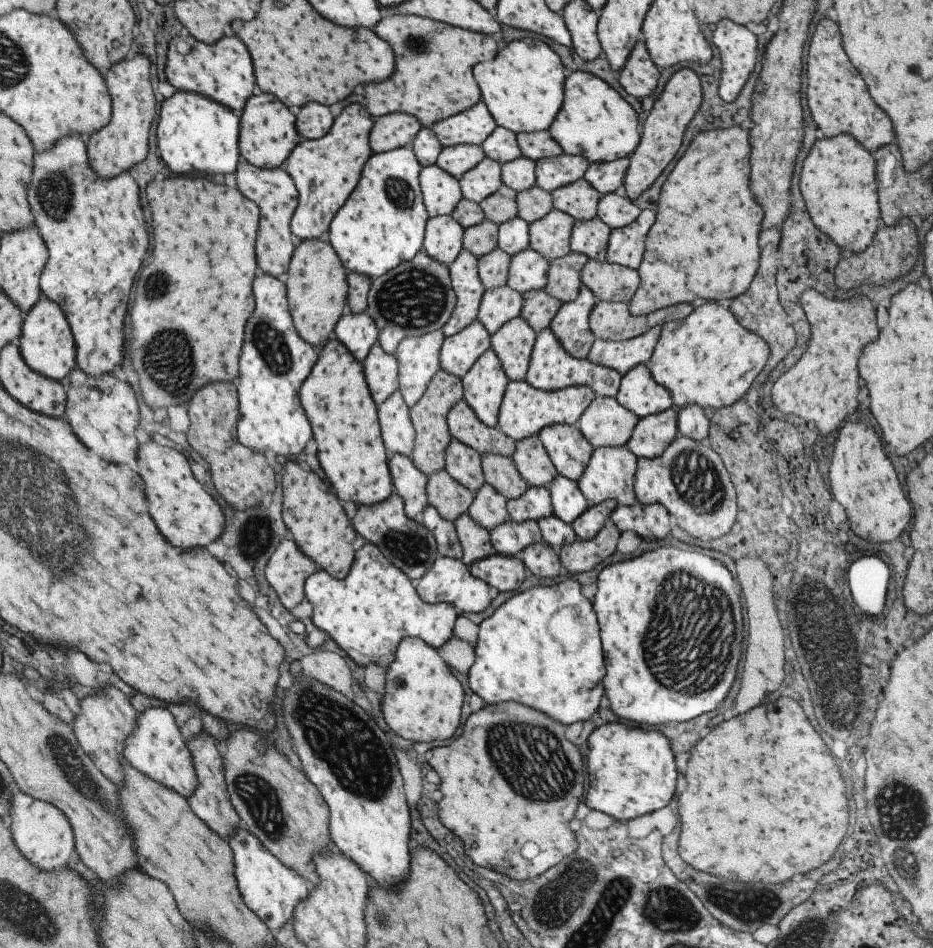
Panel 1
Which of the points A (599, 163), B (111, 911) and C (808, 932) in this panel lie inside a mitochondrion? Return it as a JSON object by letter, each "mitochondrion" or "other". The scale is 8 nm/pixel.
{"A":"other","B":"other","C":"mitochondrion"}

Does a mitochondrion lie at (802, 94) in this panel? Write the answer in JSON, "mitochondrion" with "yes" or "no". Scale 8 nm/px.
{"mitochondrion":"no"}

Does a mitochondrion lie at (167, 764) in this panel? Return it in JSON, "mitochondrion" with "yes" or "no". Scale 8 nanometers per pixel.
{"mitochondrion":"no"}

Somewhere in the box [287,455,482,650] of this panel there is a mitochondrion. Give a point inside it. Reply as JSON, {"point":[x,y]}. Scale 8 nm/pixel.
{"point":[411,548]}

